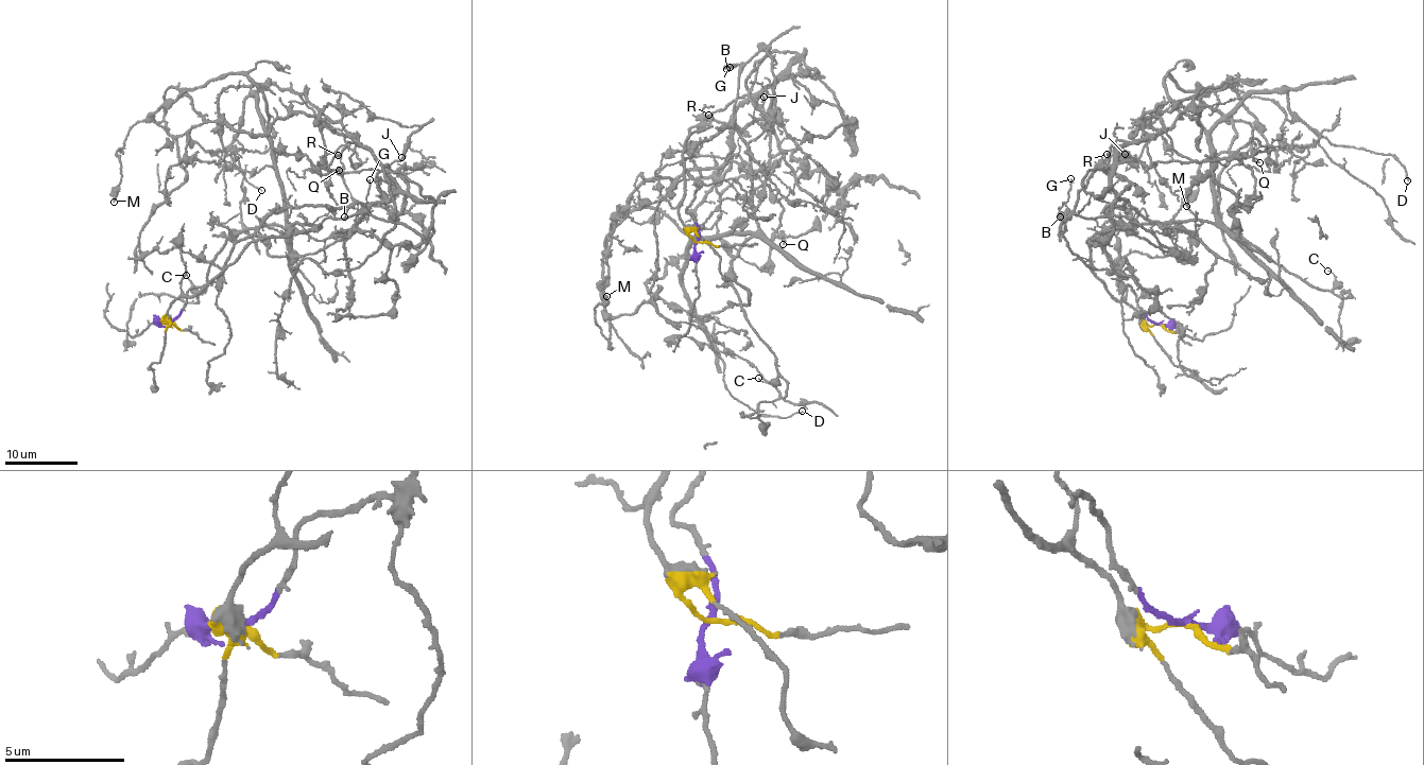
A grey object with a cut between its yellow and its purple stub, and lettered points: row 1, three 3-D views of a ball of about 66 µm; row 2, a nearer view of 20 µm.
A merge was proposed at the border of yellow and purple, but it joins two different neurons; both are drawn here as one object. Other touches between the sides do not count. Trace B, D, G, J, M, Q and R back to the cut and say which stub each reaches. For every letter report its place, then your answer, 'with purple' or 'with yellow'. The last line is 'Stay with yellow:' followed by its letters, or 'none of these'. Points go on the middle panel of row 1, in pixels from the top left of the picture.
B: place (726, 69); with yellow
D: place (802, 411); with yellow
G: place (730, 67); with yellow
J: place (764, 97); with purple
M: place (606, 296); with yellow
Q: place (783, 244); with purple
R: place (708, 115); with purple
Stay with yellow: B, D, G, M

